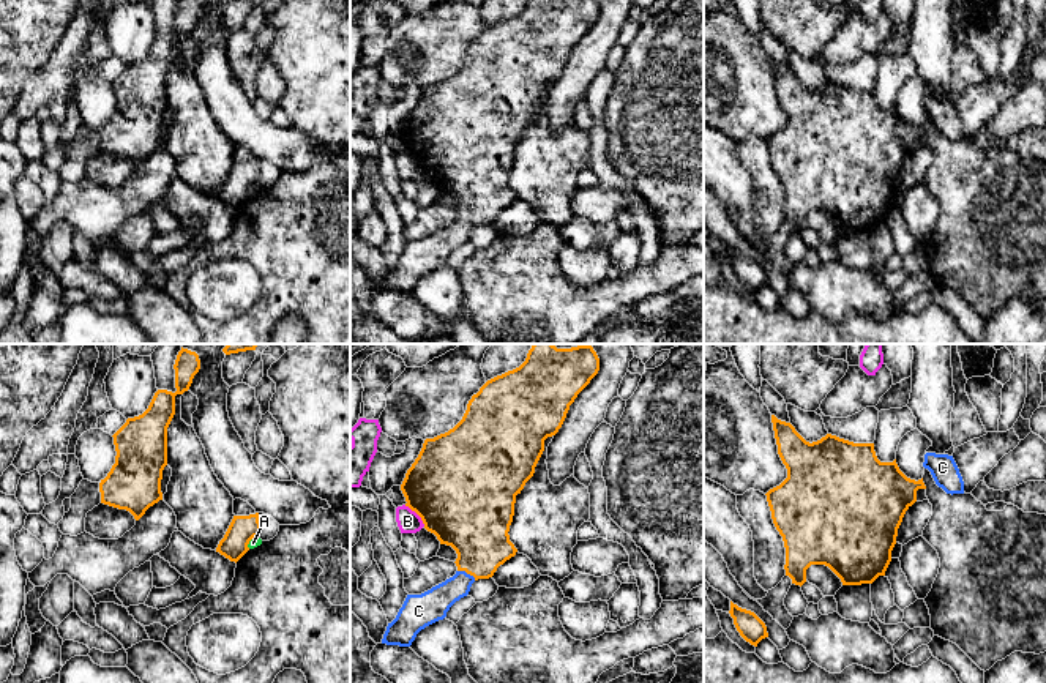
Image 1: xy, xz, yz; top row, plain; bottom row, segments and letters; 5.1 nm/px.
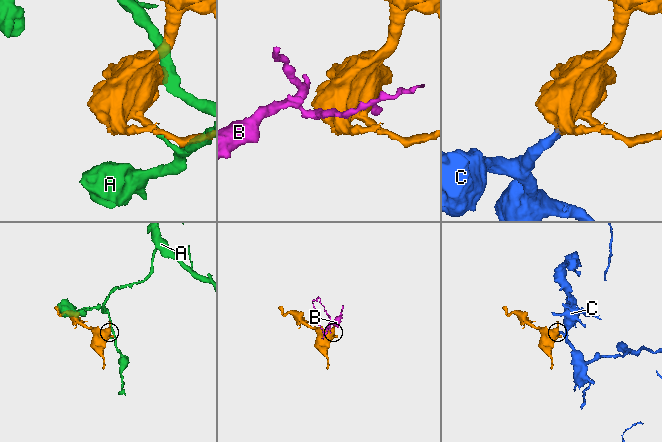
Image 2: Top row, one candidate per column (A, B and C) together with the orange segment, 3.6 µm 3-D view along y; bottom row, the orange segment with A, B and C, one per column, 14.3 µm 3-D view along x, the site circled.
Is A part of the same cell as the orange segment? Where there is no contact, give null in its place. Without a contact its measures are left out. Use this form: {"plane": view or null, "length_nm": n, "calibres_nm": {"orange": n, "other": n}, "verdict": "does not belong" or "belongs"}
{"plane": "xy", "length_nm": 60, "calibres_nm": {"orange": 140, "other": 50}, "verdict": "does not belong"}

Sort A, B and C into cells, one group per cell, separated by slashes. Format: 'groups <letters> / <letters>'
groups A / B / C

